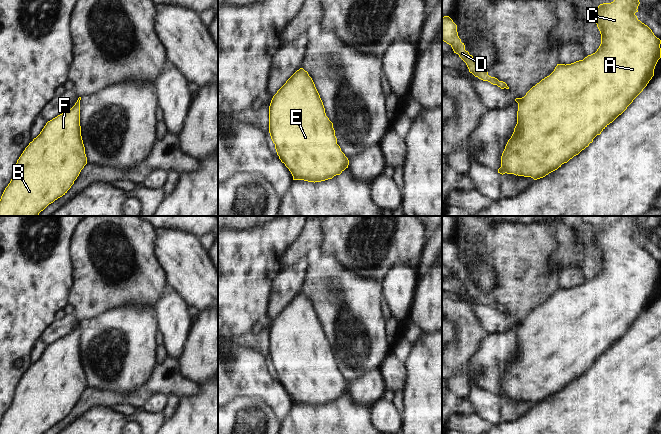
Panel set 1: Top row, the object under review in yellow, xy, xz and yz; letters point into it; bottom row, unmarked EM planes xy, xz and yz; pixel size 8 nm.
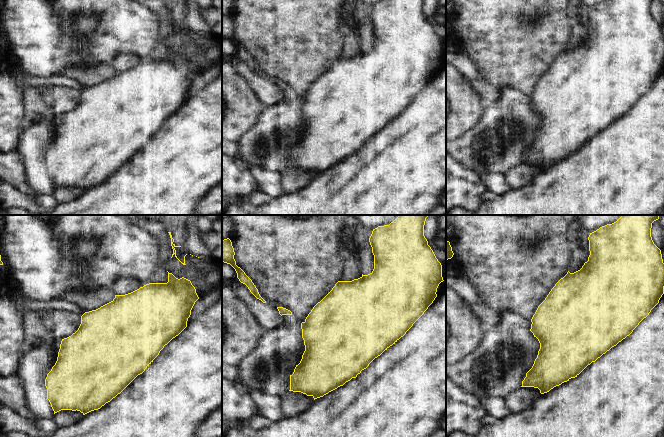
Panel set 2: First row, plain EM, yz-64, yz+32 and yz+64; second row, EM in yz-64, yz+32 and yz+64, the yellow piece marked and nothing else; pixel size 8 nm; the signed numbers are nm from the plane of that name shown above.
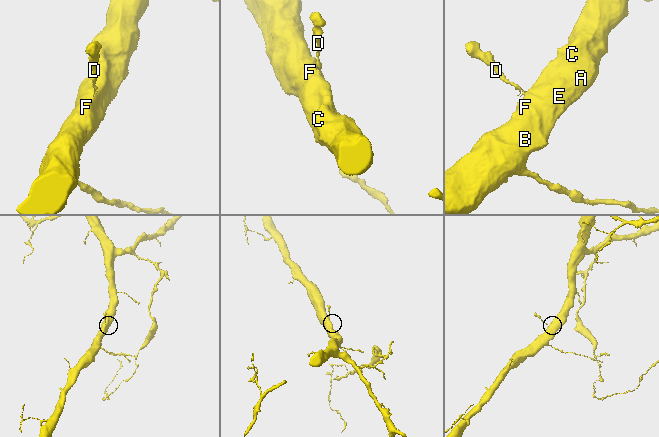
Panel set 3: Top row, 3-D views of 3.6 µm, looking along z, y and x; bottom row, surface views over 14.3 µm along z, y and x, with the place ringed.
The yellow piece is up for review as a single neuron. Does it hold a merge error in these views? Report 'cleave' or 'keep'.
cleave

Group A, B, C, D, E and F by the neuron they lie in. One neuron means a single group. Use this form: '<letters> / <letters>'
A B C E F / D

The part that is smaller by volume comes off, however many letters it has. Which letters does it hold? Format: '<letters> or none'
D

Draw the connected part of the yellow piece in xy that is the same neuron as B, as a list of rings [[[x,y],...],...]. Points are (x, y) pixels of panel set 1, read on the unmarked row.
[[[76,326],[70,334],[48,345],[40,358],[25,372],[1,420],[0,434],[44,434],[67,417],[86,388],[80,329]]]

